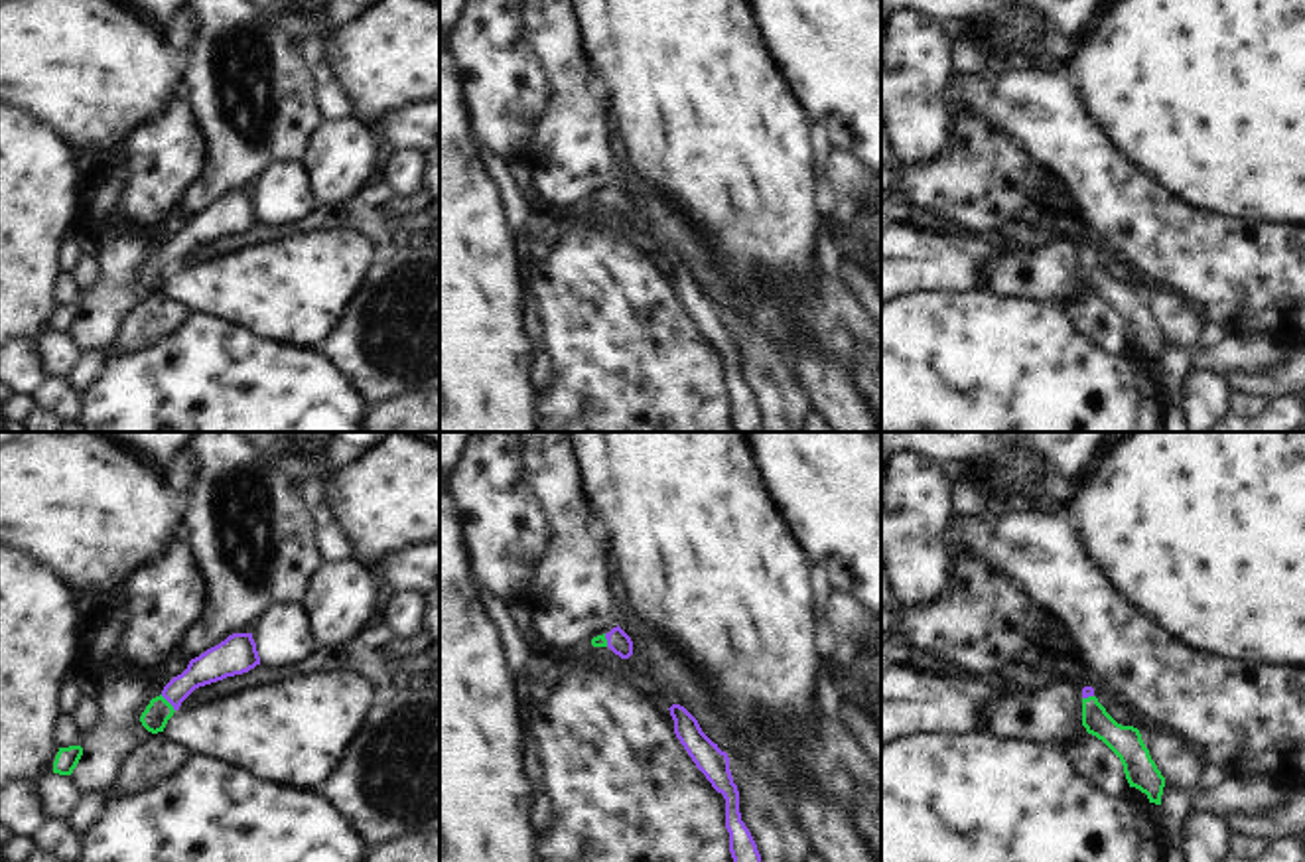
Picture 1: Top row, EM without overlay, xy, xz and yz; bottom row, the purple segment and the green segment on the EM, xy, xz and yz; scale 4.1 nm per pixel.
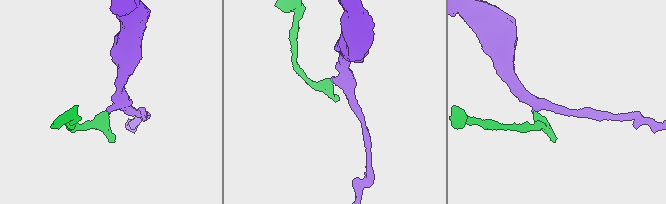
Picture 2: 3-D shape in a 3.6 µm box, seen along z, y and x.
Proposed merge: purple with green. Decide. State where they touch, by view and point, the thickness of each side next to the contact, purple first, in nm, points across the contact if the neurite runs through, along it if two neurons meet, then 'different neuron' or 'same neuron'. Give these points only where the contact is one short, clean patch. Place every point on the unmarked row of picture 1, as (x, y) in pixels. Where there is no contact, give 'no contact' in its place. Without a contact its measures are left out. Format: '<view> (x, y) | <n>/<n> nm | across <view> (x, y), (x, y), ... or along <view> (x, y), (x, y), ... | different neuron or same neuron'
xy (168, 259) | 140/110 nm | across xy (215, 221), (192, 235), (168, 259), (156, 273) | same neuron

